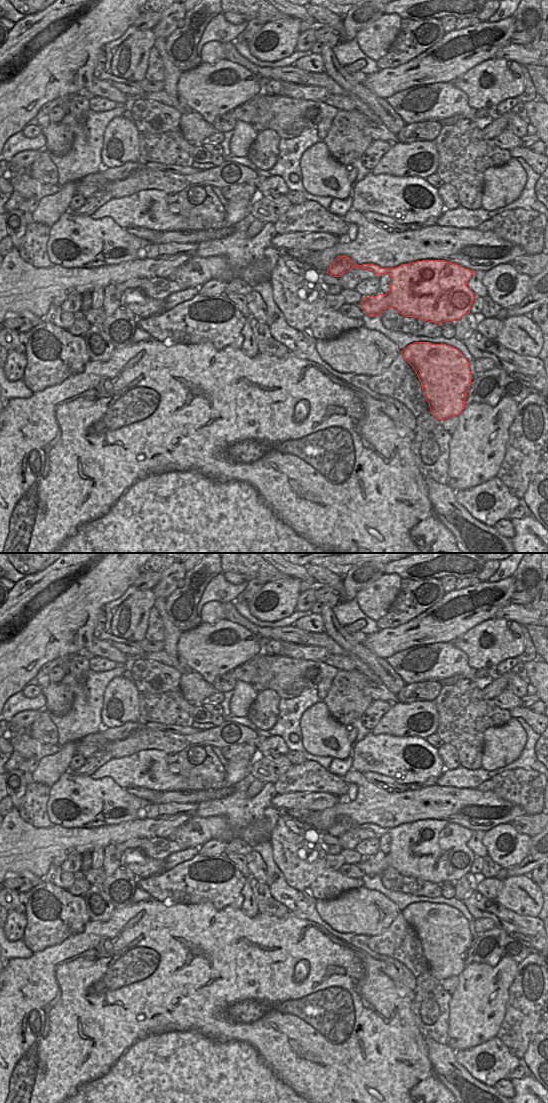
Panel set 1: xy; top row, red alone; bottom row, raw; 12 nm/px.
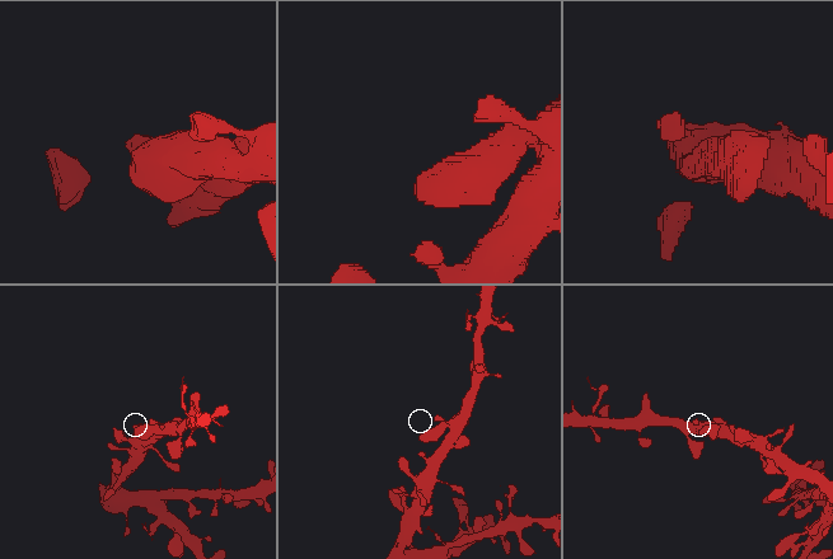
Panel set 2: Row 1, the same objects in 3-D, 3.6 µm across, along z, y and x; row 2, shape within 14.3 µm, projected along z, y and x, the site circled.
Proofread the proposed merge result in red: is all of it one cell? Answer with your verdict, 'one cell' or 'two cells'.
one cell

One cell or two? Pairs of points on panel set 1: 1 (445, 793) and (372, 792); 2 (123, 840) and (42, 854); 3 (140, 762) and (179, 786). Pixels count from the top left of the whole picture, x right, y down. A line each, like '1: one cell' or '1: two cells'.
1: one cell
2: one cell
3: one cell

